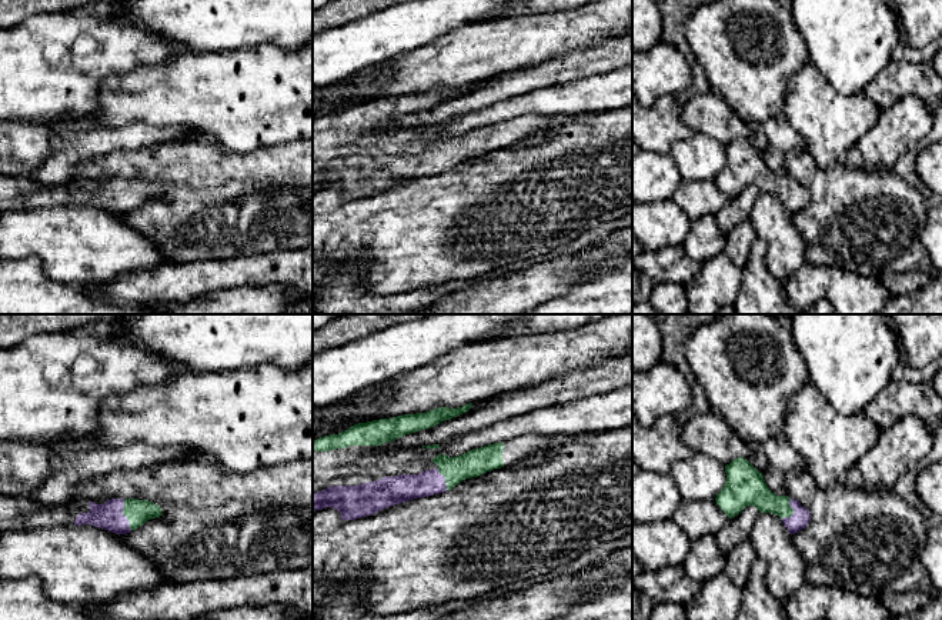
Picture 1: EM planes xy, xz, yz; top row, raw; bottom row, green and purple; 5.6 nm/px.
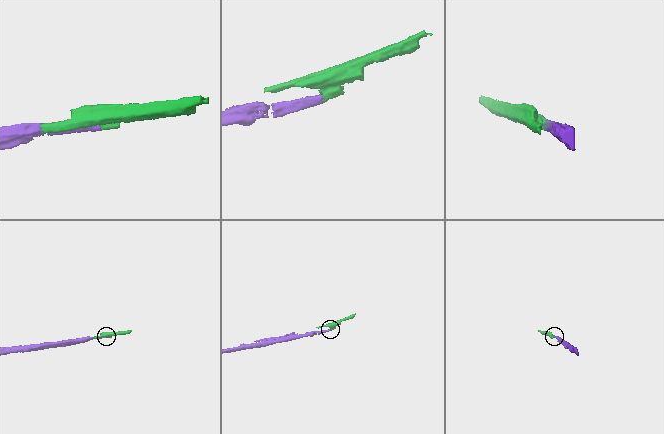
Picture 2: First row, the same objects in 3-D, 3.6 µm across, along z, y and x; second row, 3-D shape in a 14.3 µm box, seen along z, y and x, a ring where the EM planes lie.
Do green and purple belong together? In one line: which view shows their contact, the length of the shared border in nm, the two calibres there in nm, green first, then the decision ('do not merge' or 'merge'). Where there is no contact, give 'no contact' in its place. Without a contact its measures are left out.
xy | 180 nm | 140/160 nm | merge

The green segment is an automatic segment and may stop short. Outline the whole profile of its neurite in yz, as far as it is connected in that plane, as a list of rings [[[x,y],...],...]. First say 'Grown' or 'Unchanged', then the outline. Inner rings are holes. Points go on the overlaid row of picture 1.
Grown. [[[738,457],[725,466],[726,481],[715,501],[729,517],[738,516],[746,506],[755,506],[761,513],[772,513],[782,519],[791,534],[805,529],[811,513],[798,500],[776,496],[746,459]]]

